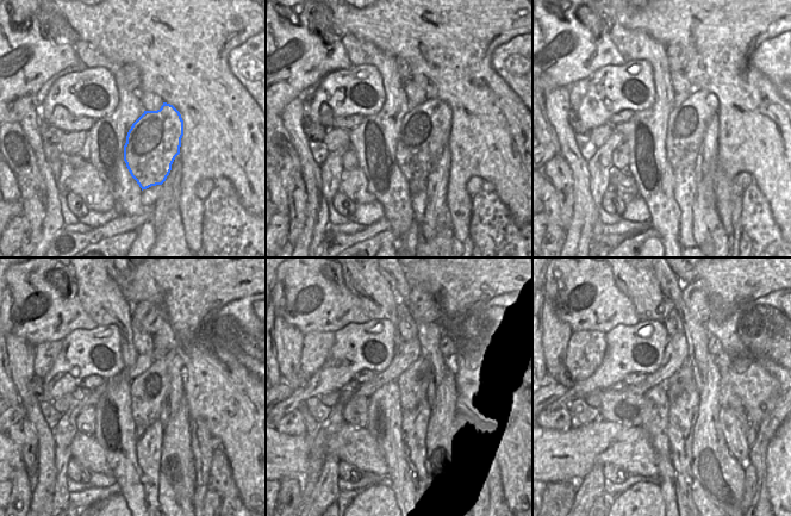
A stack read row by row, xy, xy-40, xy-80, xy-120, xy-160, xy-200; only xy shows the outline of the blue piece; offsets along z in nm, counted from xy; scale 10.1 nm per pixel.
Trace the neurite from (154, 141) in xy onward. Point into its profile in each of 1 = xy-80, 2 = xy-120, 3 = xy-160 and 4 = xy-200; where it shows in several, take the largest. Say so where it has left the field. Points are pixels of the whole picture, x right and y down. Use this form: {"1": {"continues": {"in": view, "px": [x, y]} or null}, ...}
{"1": {"continues": {"in": "xy-80", "px": [687, 123]}}, "2": {"continues": {"in": "xy-120", "px": [149, 390]}}, "3": {"continues": {"in": "xy-160", "px": [412, 384]}}, "4": {"continues": {"in": "xy-200", "px": [684, 375]}}}

